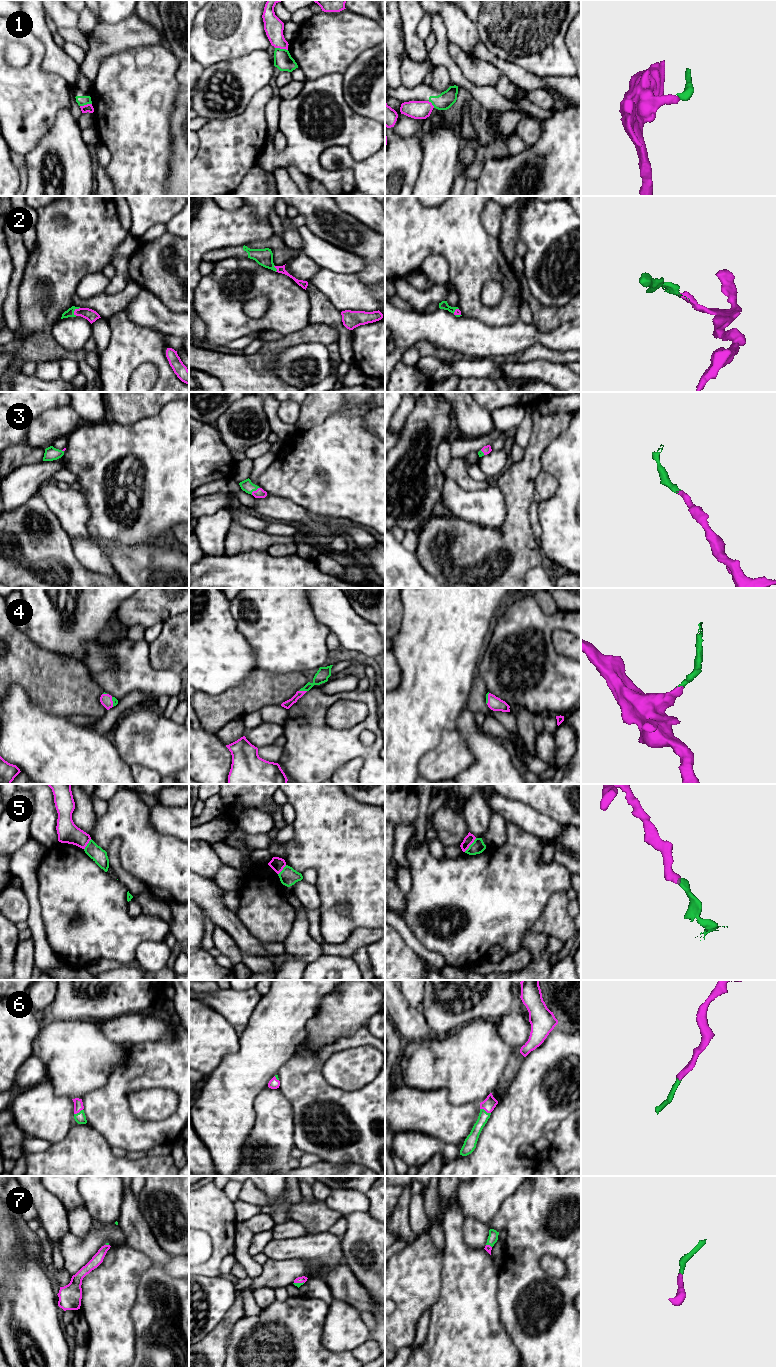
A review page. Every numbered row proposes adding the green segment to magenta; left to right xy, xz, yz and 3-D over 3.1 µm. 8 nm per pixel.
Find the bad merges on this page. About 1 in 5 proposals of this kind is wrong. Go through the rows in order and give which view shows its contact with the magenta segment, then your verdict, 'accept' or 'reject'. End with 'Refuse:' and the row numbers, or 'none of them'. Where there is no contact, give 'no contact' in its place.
1: meets magenta in xz; reject
2: meets magenta in xy; accept
3: meets magenta in xz; accept
4: meets magenta in xz; accept
5: meets magenta in yz; reject
6: meets magenta in yz; accept
7: meets magenta in xz; accept
Refuse: 1, 5

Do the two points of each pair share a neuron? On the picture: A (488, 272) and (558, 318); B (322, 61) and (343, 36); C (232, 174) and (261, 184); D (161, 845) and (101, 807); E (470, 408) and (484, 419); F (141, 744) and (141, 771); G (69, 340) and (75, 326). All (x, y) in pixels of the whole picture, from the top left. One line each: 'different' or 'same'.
A: different
B: same
C: different
D: different
E: same
F: different
G: same

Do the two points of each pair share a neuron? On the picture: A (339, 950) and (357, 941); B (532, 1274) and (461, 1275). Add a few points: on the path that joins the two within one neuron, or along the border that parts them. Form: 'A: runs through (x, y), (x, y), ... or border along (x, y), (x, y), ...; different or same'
A: runs through (343, 950), (353, 943); same
B: border along (499, 1275), (496, 1298); different

